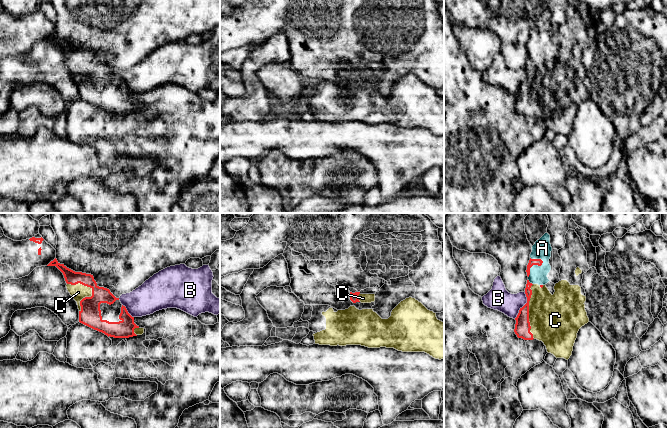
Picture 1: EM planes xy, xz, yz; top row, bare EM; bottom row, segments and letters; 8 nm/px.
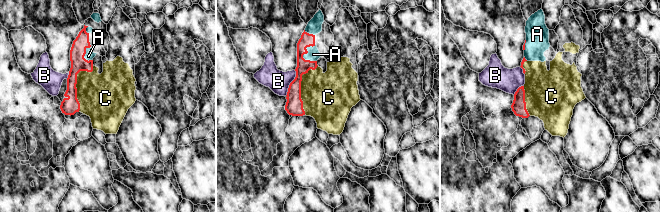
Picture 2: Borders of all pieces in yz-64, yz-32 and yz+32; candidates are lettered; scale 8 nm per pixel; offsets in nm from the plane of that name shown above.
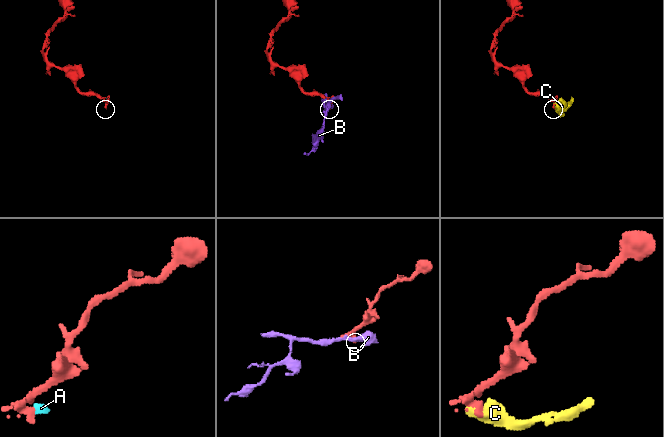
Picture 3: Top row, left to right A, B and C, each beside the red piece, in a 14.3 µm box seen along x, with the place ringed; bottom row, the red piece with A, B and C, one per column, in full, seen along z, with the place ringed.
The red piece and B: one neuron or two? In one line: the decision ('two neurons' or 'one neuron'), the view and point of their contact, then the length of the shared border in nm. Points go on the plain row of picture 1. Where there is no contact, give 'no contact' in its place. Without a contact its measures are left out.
two neurons; meets red in yz at (524, 81); contact 240 nm long

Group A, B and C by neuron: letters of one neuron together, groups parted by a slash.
A C / B

